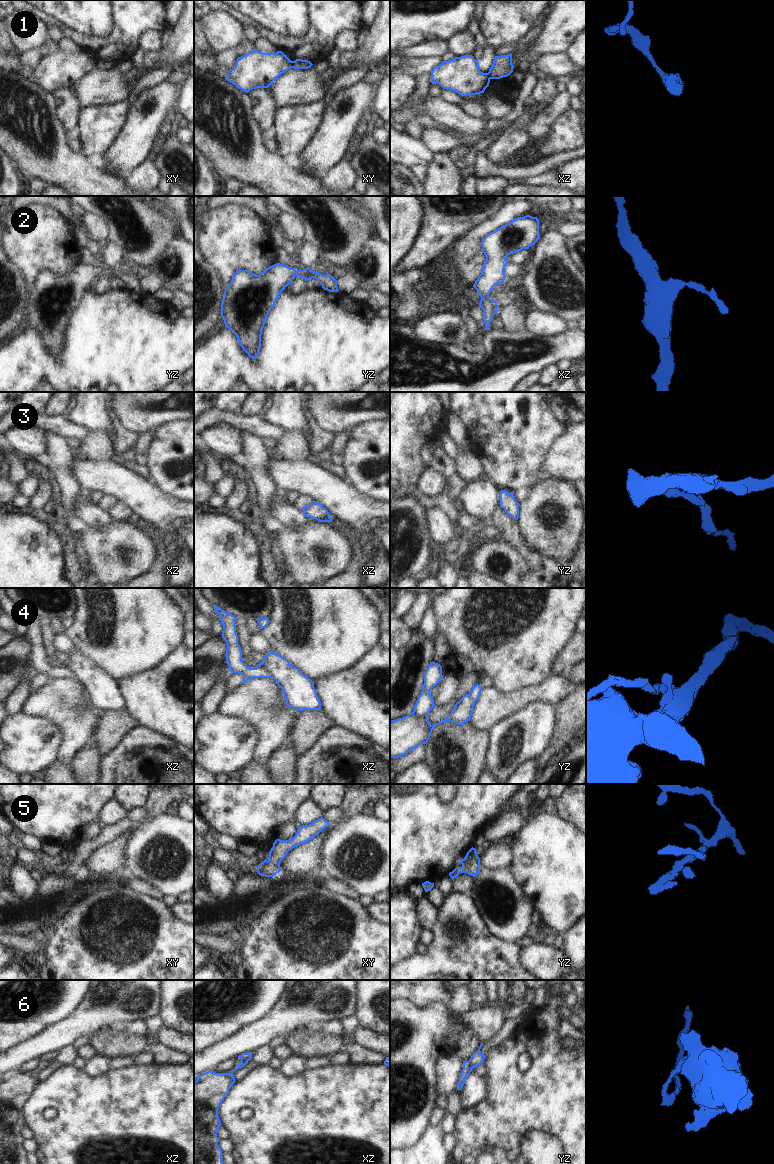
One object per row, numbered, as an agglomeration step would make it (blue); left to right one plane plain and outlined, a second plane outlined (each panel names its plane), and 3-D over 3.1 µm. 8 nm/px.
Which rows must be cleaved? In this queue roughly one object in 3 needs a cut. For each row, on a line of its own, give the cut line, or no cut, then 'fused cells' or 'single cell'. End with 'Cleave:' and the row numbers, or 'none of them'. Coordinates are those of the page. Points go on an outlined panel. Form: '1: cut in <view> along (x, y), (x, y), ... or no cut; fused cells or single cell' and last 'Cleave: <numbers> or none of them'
1: cut in xy along (293, 61), (291, 67); fused cells
2: no cut; single cell
3: no cut; single cell
4: cut in xz along (256, 666), (264, 668), (271, 677); fused cells
5: no cut; single cell
6: cut in yz along (468, 1061), (472, 1068); fused cells
Cleave: 1, 4, 6

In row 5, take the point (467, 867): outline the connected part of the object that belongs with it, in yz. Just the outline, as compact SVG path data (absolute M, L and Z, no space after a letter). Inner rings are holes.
M471 848L464 859L460 861L462 864L461 867L456 867L452 872L449 873L449 876L454 879L460 873L467 873L475 877L480 872L480 858L477 855L476 849Z

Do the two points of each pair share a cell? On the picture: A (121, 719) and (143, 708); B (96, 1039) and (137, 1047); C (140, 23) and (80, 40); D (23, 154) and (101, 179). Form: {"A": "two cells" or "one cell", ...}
{"A": "two cells", "B": "one cell", "C": "one cell", "D": "one cell"}

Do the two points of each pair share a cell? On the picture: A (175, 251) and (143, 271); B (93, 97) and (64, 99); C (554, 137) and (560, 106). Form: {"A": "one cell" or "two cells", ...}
{"A": "one cell", "B": "two cells", "C": "two cells"}

